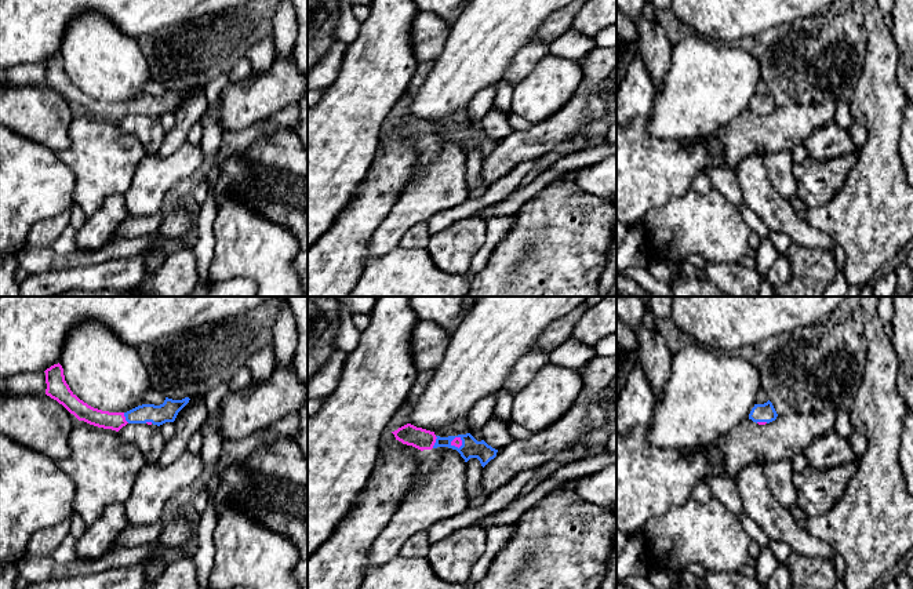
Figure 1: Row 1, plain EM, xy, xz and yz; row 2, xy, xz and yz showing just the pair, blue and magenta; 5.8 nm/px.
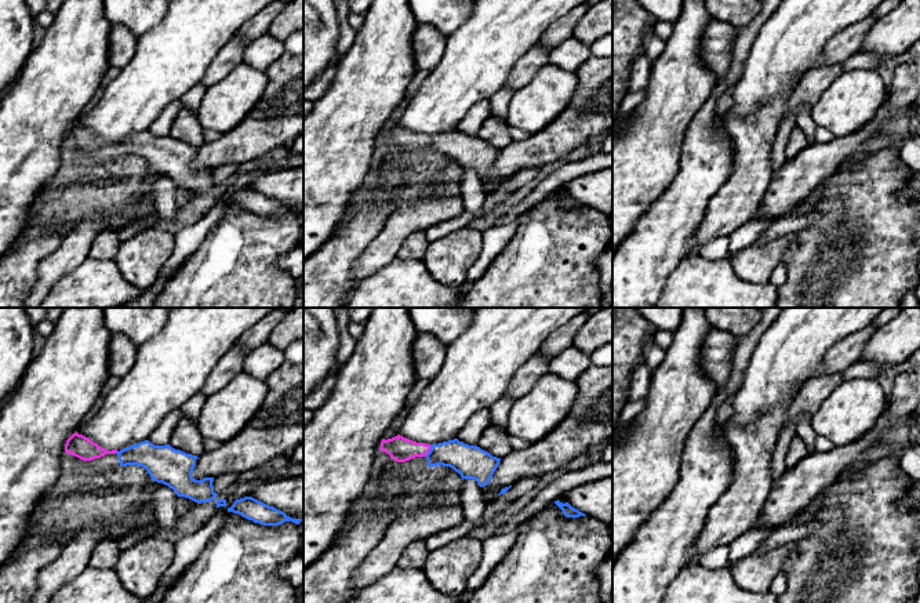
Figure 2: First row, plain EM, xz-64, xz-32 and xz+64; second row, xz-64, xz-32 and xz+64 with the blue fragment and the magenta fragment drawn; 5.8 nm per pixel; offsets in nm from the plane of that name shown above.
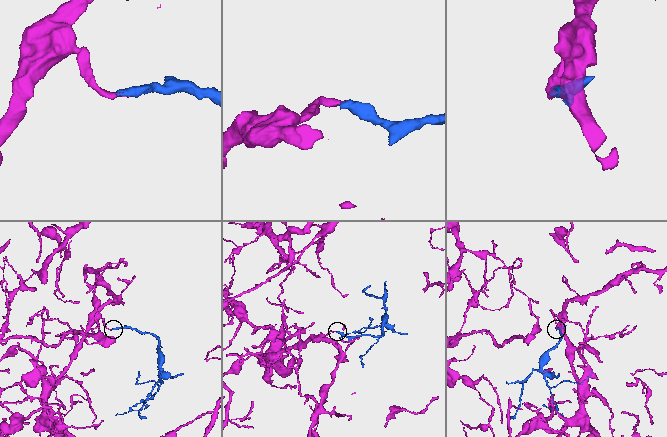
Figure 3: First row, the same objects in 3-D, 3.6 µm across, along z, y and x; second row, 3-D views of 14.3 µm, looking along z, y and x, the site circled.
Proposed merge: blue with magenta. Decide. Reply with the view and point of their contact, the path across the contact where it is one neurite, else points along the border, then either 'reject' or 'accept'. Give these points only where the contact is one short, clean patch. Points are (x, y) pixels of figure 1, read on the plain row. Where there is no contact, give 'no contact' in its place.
contact xz (436, 133); way xz (470, 138), (436, 133), (410, 126); accept

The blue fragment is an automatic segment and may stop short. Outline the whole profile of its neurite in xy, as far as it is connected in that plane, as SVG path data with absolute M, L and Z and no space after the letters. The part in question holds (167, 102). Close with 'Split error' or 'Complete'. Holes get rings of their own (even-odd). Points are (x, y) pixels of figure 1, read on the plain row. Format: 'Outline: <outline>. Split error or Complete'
Outline: M54 55L46 62L46 86L62 95L79 112L90 116L112 120L119 123L127 114L148 114L163 116L174 113L178 103L189 94L189 88L182 91L172 91L165 88L160 97L142 95L127 103L109 103L94 99L80 91L69 79L65 72L62 57Z. Split error

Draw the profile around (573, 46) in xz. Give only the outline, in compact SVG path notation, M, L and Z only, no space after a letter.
M567 30L563 36L550 43L549 54L578 62L583 59L594 47L594 39L582 36L574 30Z

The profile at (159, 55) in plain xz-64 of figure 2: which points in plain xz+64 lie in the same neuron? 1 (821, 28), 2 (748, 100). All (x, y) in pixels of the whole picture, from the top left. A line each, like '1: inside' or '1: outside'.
1: inside
2: inside

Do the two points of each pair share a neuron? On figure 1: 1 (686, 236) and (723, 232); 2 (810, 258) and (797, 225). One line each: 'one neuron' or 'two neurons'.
1: one neuron
2: two neurons

